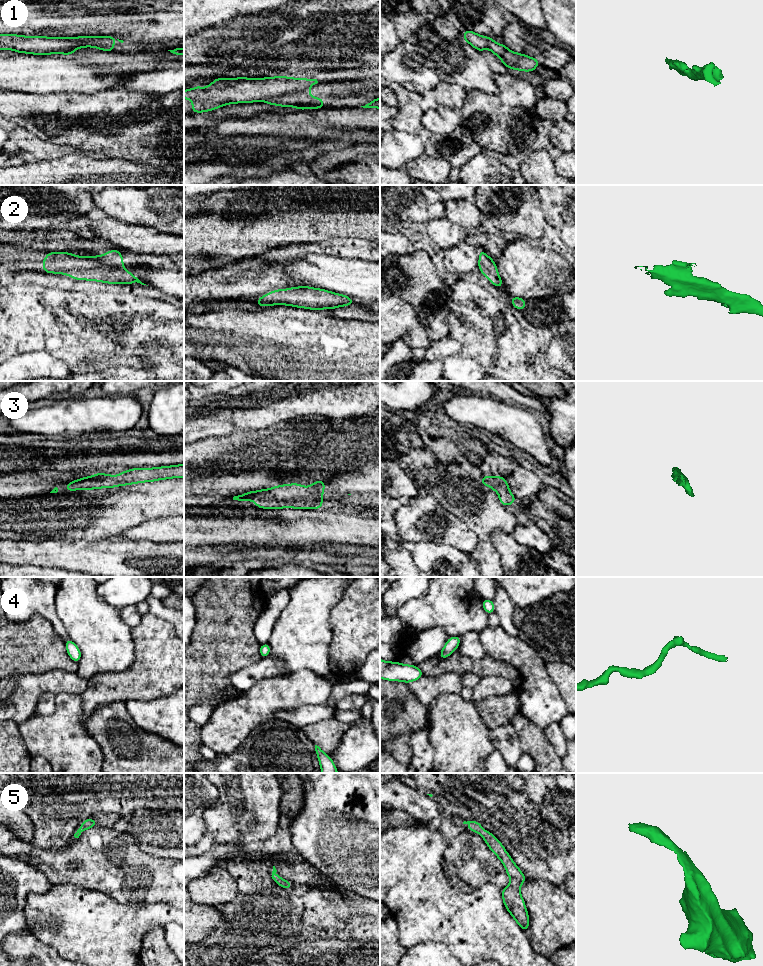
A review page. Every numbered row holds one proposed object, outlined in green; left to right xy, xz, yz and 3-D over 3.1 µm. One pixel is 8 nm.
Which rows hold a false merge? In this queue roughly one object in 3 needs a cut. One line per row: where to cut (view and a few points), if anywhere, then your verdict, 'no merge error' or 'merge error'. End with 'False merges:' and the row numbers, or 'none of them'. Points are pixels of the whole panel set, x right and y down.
1: xz (307, 88), (274, 95), (265, 101) | merge error
2: no cut | no merge error
3: no cut | no merge error
4: no cut | no merge error
5: no cut | no merge error
False merges: 1

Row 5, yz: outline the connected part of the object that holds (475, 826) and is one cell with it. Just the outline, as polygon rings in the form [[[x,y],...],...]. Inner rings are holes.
[[[464,821],[463,824],[472,832],[479,833],[489,849],[501,860],[510,877],[510,884],[501,890],[502,899],[507,911],[512,915],[521,929],[529,930],[529,914],[520,893],[520,886],[527,880],[522,871],[514,863],[502,843],[490,832],[481,827],[479,821]]]

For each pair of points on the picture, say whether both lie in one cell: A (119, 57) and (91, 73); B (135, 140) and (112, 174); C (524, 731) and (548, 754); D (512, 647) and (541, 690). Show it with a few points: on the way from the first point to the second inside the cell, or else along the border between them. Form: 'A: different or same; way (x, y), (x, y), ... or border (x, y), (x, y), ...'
A: different; border (81, 62), (124, 67), (126, 69)
B: different; border (101, 156), (129, 159), (145, 165)
C: same; way (530, 737), (542, 749)
D: same; way (523, 658), (532, 668), (535, 679)

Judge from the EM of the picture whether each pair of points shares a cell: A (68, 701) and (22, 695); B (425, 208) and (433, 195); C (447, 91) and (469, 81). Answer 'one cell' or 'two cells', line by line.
A: two cells
B: two cells
C: two cells

